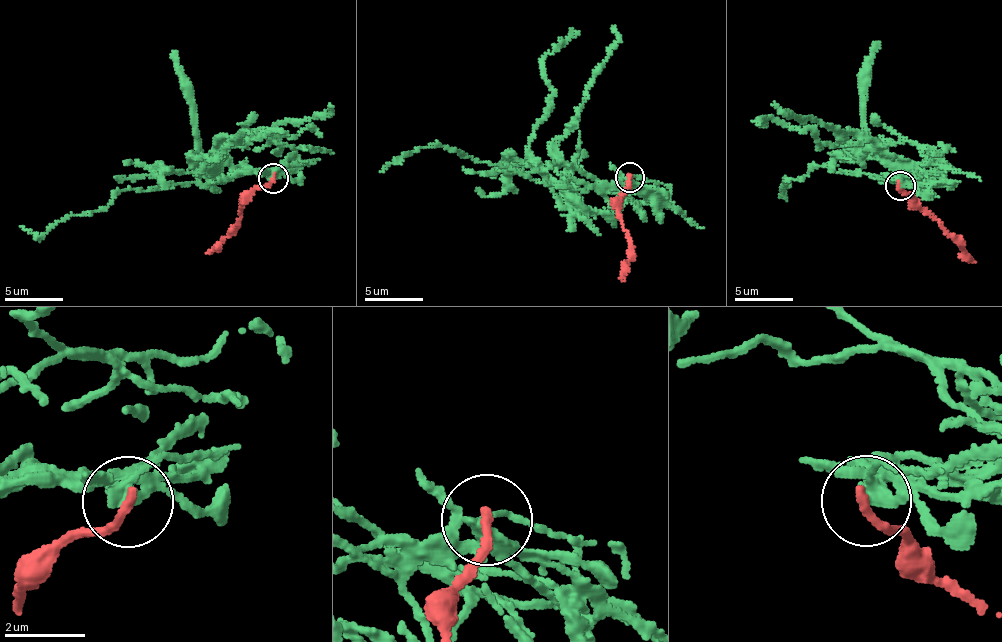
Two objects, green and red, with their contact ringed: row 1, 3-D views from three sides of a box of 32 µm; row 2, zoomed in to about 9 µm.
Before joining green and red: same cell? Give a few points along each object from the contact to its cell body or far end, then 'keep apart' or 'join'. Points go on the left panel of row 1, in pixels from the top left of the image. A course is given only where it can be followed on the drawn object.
green runs (273, 179), (245, 169), (208, 168), (197, 154), (191, 158), (211, 158), (244, 133), (288, 135); red runs (273, 179), (244, 202), (235, 231), (208, 253); keep apart

